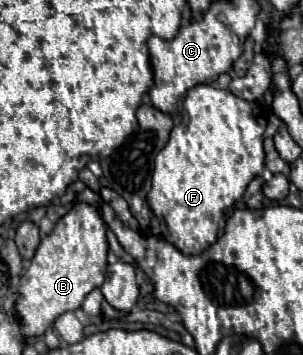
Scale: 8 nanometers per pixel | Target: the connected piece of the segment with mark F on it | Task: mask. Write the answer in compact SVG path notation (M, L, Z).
M207 83L189 89L183 105L183 123L173 127L167 145L157 153L153 187L147 193L153 213L167 225L169 237L165 239L181 249L181 253L193 255L207 249L217 239L225 213L243 197L249 181L263 173L263 134L266 125L267 118L258 102L239 99L231 91L215 89Z

